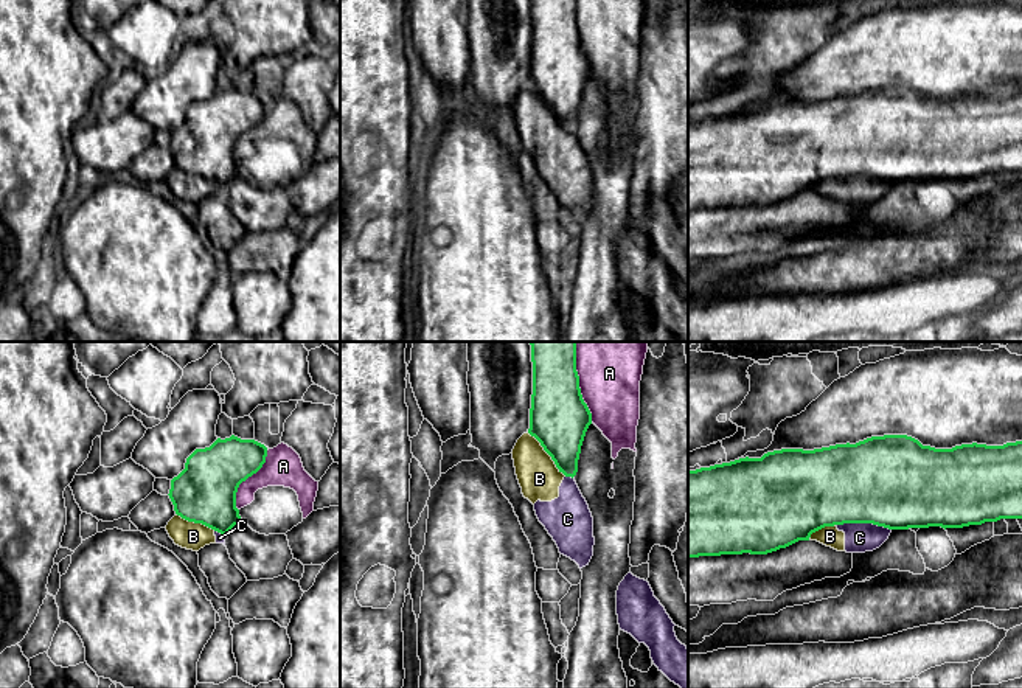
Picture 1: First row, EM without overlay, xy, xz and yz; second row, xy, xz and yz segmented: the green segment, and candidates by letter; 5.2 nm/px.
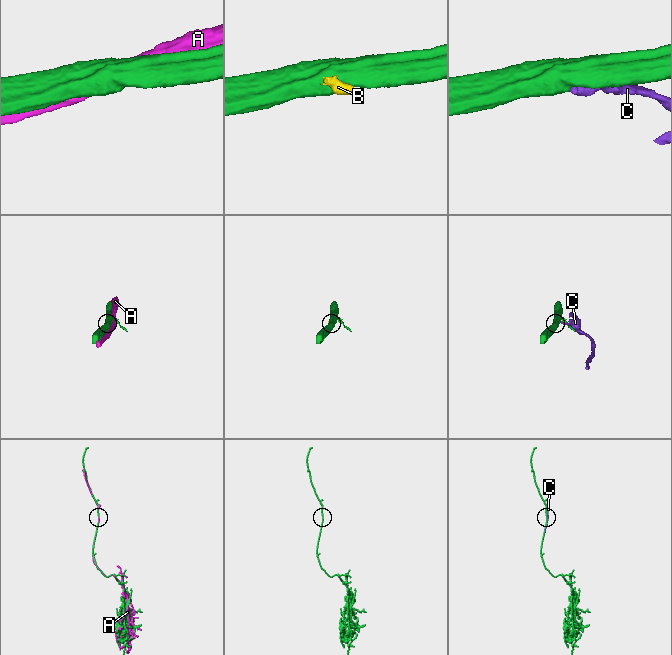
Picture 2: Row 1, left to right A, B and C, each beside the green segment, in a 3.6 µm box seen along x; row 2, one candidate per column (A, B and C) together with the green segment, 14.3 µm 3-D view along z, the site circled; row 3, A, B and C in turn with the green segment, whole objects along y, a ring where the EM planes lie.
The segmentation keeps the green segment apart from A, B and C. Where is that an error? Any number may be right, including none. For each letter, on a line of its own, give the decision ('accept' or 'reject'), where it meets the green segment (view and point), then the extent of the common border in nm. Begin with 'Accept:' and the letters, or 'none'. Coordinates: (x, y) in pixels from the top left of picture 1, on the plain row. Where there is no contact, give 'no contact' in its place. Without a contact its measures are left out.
Accept: none
A: reject | xz (578, 38) | 400 nm
B: reject | xz (547, 104) | 300 nm
C: reject | yz (864, 174) | 280 nm

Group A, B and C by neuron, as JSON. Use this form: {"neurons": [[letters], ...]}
{"neurons": [["A"], ["B", "C"]]}

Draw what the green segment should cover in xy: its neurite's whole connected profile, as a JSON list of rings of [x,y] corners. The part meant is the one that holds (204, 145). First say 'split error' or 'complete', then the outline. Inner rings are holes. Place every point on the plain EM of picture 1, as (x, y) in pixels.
complete; [[[235,87],[225,92],[217,90],[210,99],[196,101],[186,110],[185,121],[171,132],[168,148],[176,166],[227,188],[235,177],[242,174],[236,160],[238,140],[262,120],[266,109],[267,99],[264,96]]]

